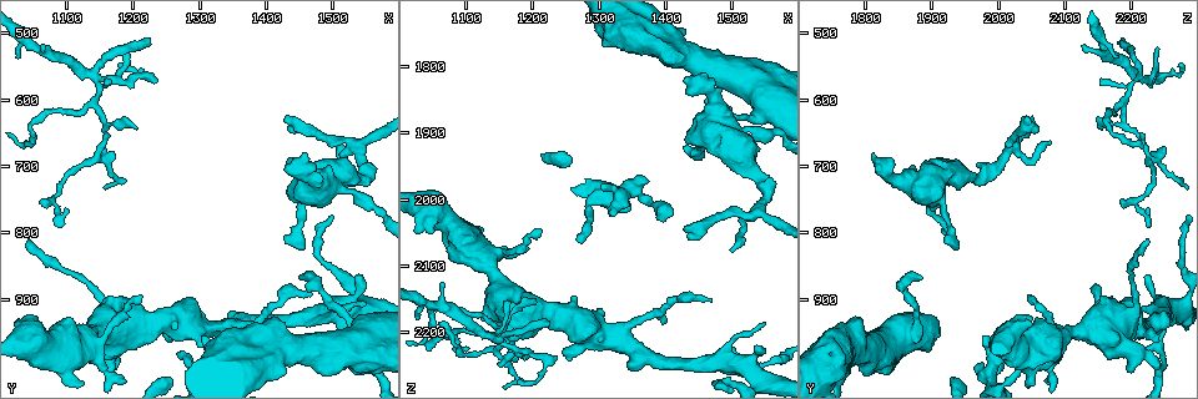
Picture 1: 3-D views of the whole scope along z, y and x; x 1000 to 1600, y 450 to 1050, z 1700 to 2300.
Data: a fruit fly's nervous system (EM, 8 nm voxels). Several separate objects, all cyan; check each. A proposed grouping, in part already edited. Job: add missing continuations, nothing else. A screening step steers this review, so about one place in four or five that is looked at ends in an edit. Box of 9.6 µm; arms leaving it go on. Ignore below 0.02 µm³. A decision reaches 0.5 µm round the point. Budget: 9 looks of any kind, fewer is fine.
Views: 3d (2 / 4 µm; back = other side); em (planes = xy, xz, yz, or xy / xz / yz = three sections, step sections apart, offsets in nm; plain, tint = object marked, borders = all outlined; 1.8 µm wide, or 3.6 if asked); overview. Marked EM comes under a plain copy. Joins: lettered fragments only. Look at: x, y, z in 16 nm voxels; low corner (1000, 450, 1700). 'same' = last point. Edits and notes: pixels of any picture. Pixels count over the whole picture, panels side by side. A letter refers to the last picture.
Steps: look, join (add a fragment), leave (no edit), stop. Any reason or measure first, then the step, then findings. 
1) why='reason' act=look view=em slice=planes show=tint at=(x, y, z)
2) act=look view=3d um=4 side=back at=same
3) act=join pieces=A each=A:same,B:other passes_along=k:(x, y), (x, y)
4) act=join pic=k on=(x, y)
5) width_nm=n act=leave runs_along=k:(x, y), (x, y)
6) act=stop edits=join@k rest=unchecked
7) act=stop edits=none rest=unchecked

why='an open end' act=look view=em slice=planes show=borders at=(1225, 515, 2190)

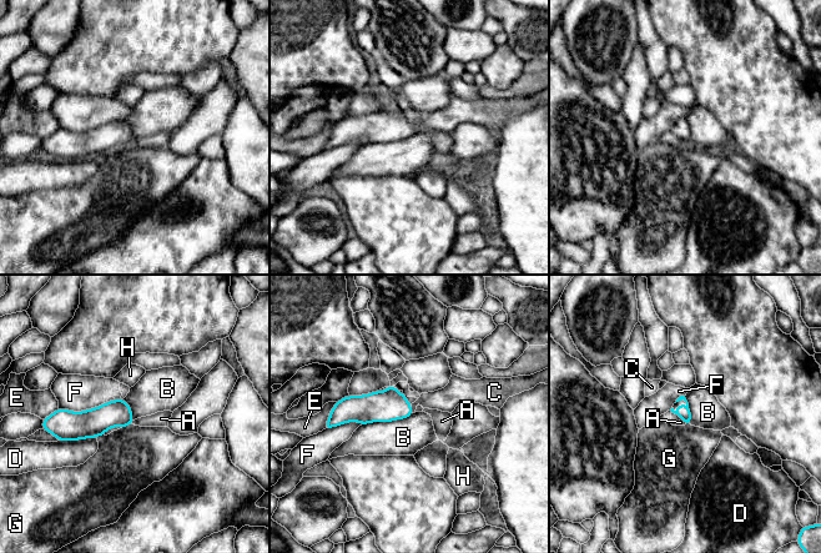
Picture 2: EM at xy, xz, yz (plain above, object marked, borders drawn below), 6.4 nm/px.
act=join pieces=C each=A:other,B:other,C:same,D:other,E:other,F:other,G:other,H:other passes_along=2:(391, 405), (411, 408), (446, 400) found='the cell continues'

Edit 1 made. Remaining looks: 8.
why='end of a long branch' act=look view=em um=3.6 slice=planes show=borders at=(1045, 810, 2225)

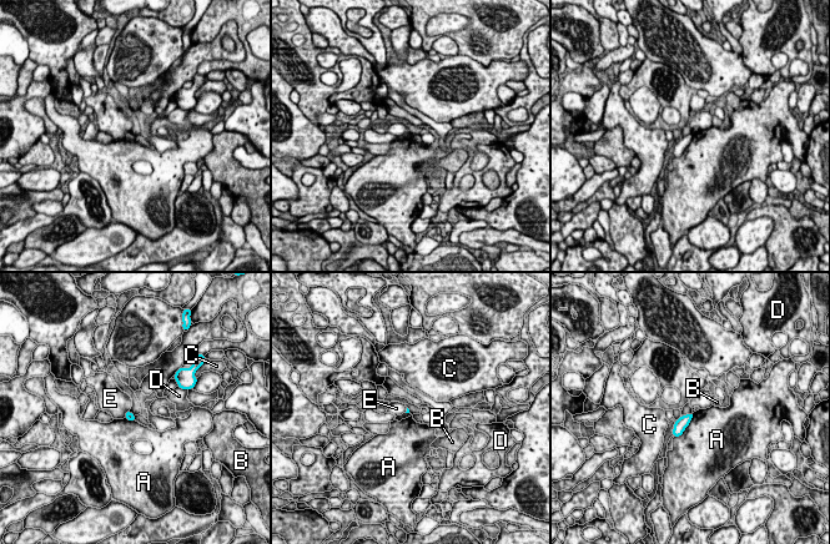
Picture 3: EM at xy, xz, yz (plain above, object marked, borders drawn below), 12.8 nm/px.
longest_contact=A:400nm act=leave each=A:other,B:other,C:other,D:other,E:other border=3:(129, 411), (124, 416) found='no lettered fragment goes on from it'

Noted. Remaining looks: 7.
why='an open end' act=look view=em slice=planes show=borders at=(1150, 670, 2250)

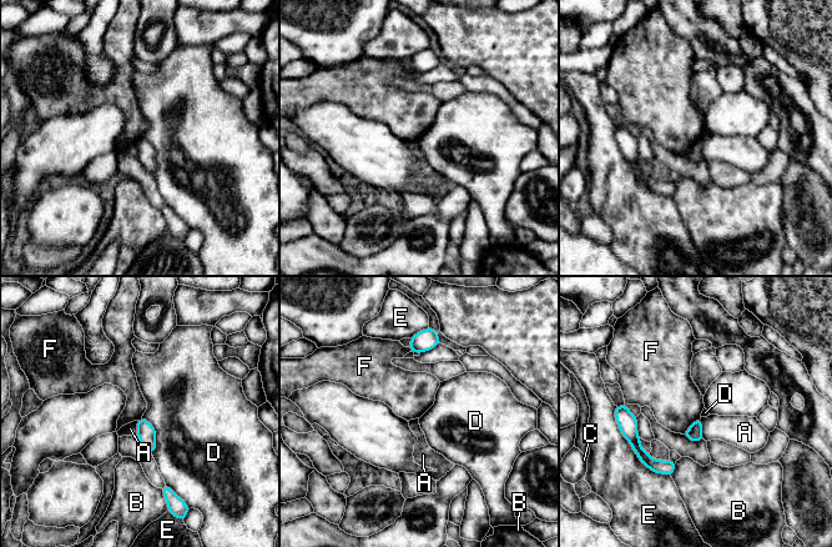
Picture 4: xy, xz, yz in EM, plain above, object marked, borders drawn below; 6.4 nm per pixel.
act=leave each=A:other,B:other,C:other,D:other,E:other,F:other found='none of them fits'

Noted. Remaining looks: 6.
why='tapers out' act=look view=3d um=2 at=(1205, 640, 2150)

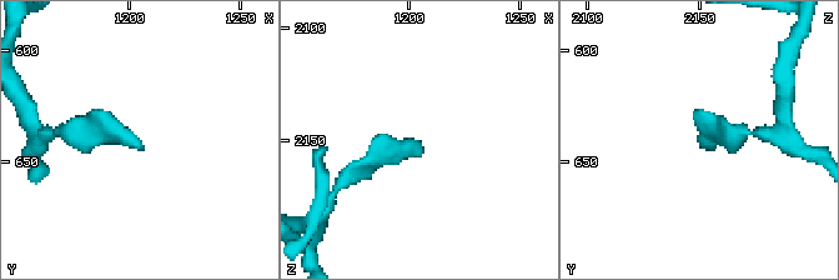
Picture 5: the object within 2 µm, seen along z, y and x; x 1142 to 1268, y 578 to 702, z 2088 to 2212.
act=look view=em um=3.6 slice=planes show=borders at=(1206, 644, 2152)

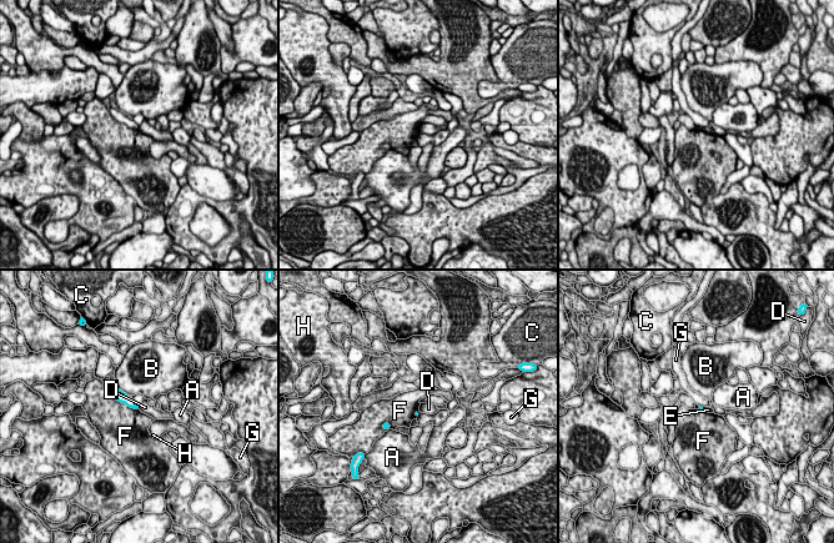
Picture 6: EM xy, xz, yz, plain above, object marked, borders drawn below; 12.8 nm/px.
act=leave each=A:other,B:other,C:other,D:other,E:other,F:other,G:other,H:other runs_along=6:(112, 391), (135, 406) found='no lettered fragment goes on from it'

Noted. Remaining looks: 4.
act=stop edits=join@2 rest=unchecked

